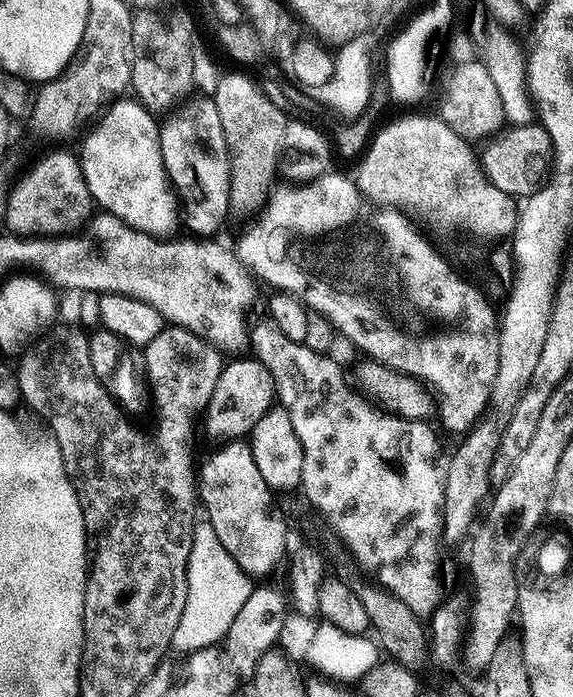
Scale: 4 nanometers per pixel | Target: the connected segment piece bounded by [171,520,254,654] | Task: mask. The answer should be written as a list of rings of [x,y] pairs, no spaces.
[[[206,520],[199,521],[191,540],[190,562],[187,568],[186,607],[182,612],[182,618],[179,619],[177,630],[174,630],[171,649],[174,652],[180,652],[179,654],[187,654],[196,652],[198,649],[215,647],[218,641],[221,643],[227,637],[228,630],[241,612],[242,606],[246,604],[253,587],[251,577],[247,576],[234,562],[234,558],[227,553],[214,528]]]

